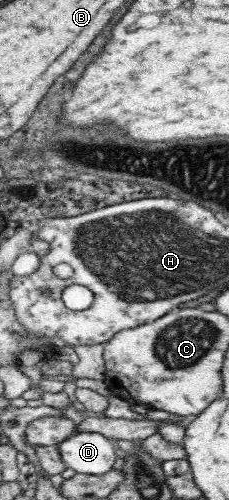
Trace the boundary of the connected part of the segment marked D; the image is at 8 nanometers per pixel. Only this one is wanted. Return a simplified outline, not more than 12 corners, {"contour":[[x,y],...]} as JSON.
{"contour":[[78,432],[57,445],[65,466],[105,474],[120,455],[99,432]]}

